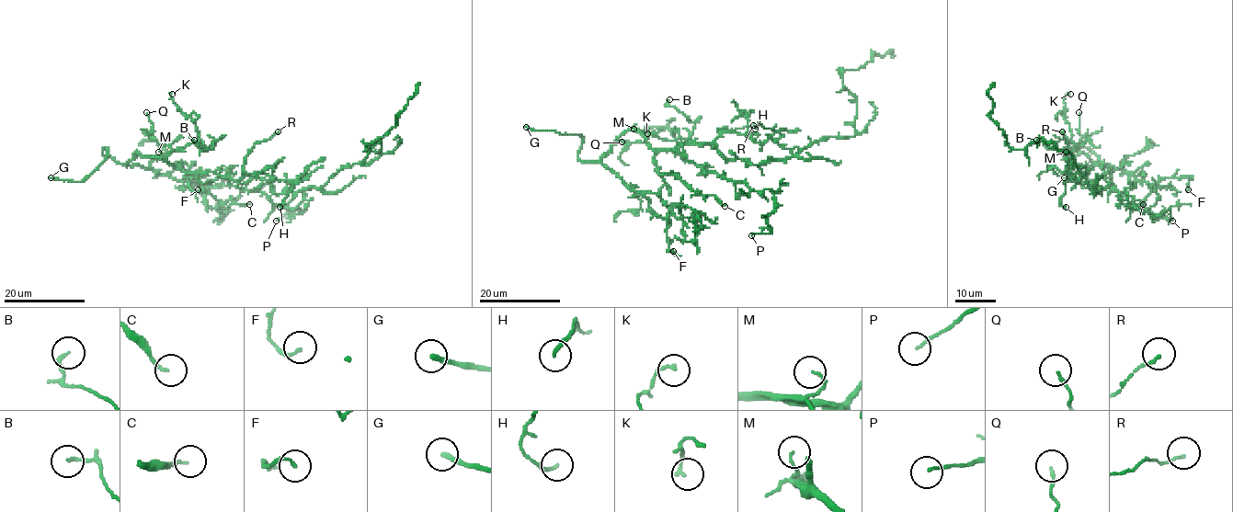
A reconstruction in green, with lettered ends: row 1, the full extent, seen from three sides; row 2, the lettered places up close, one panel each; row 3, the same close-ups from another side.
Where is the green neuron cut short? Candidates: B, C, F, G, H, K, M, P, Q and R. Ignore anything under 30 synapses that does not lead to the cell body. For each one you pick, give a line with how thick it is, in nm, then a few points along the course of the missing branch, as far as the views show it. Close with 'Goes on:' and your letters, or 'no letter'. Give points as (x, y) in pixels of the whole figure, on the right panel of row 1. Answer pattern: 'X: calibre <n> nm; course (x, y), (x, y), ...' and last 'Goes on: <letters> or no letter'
G: calibre 240 nm; course (1064, 177), (1040, 172), (1031, 172), (1028, 175)
Goes on: G

